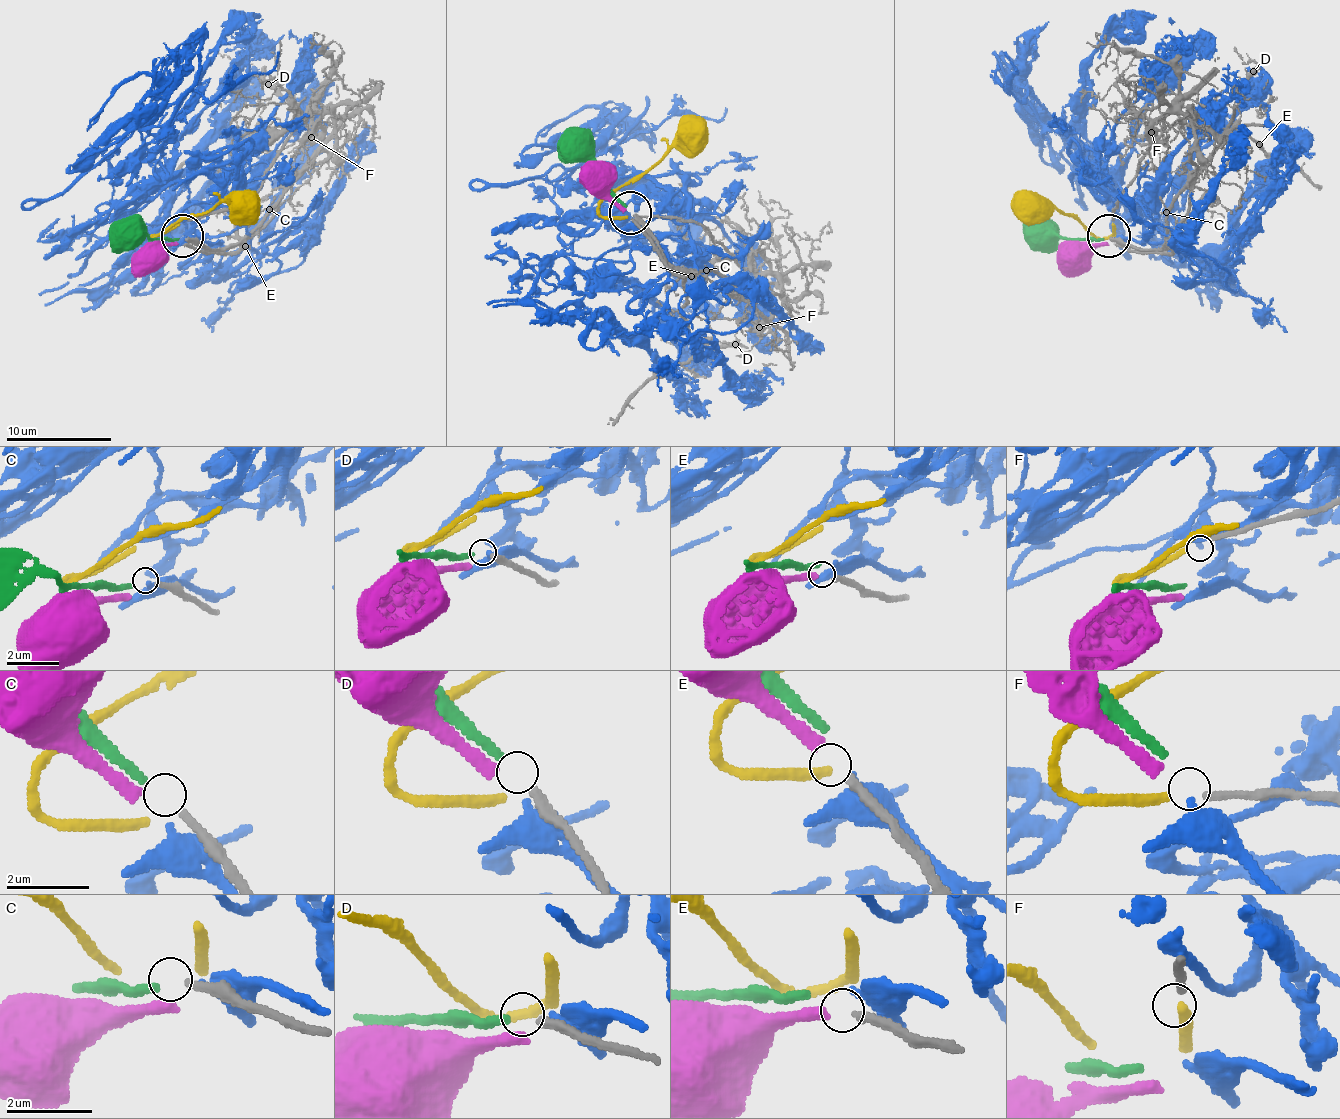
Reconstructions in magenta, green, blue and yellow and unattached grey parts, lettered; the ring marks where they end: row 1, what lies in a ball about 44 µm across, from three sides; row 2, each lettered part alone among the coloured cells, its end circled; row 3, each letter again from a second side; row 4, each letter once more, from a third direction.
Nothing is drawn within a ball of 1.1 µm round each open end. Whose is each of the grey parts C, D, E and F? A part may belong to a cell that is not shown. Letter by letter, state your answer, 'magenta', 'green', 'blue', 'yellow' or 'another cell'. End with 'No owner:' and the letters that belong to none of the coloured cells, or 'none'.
C: another cell
D: green
E: magenta
F: yellow
No owner: C

